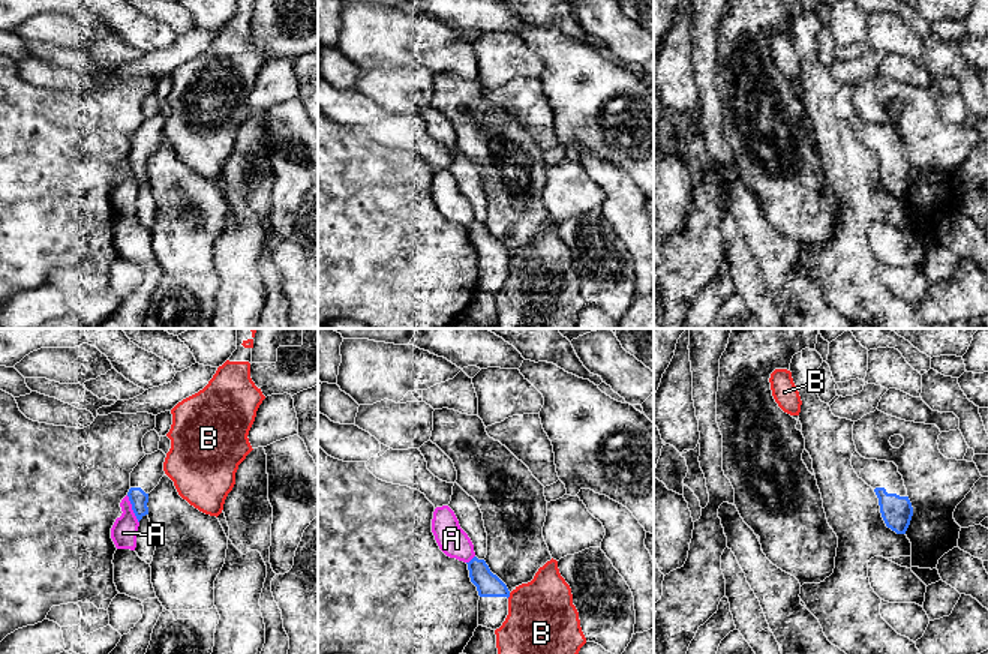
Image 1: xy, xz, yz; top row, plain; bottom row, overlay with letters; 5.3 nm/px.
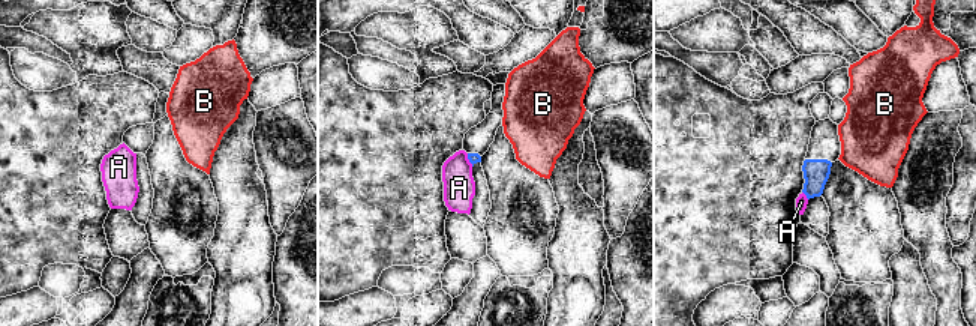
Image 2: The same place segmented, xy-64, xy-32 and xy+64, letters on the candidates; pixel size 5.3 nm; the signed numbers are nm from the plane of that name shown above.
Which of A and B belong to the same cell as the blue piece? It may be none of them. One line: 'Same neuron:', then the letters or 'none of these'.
Same neuron: none of these

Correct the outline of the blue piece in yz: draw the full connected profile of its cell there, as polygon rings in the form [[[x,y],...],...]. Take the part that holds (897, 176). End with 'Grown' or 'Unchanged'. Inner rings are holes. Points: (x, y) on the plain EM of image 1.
[[[858,116],[850,124],[858,141],[874,153],[886,190],[897,198],[906,198],[913,171],[898,130],[894,126],[865,123]]]. Grown

